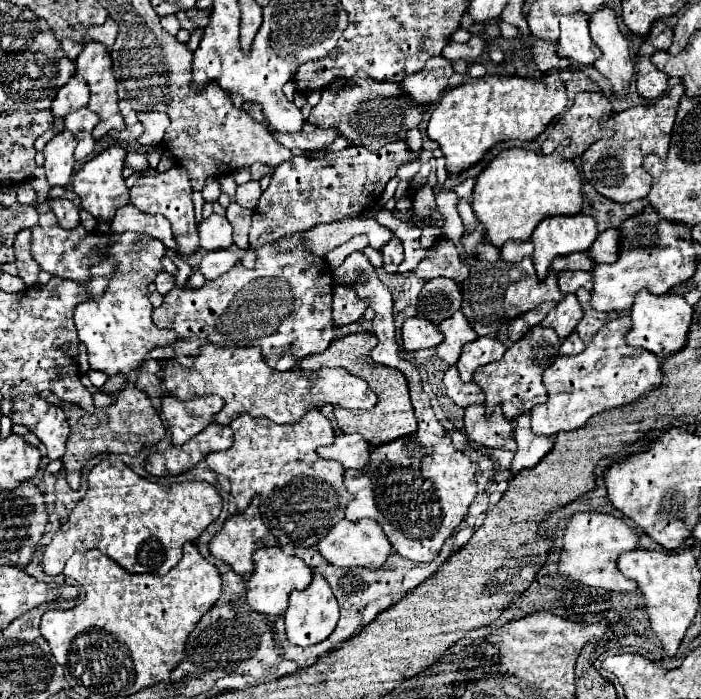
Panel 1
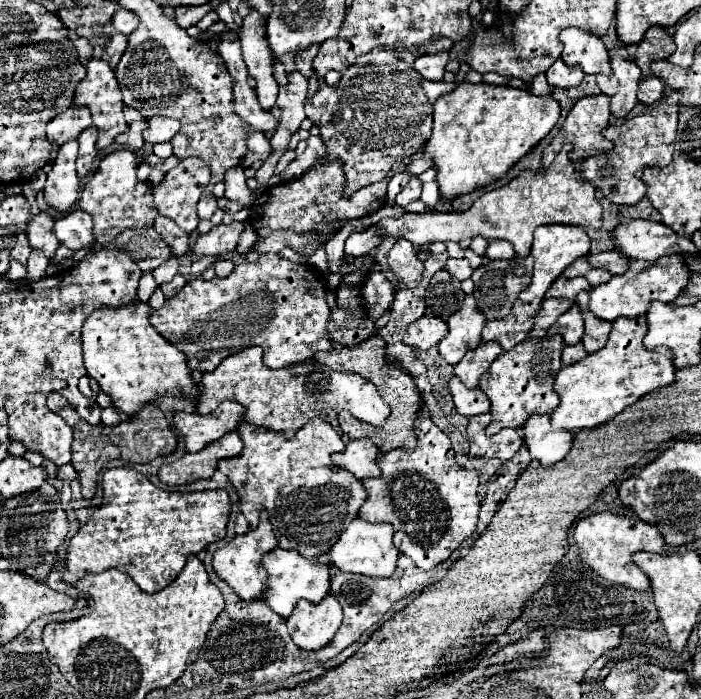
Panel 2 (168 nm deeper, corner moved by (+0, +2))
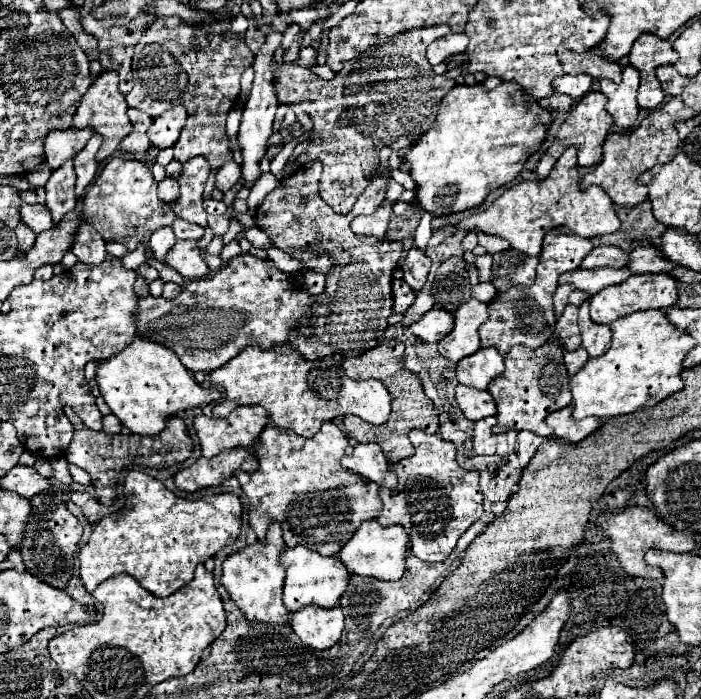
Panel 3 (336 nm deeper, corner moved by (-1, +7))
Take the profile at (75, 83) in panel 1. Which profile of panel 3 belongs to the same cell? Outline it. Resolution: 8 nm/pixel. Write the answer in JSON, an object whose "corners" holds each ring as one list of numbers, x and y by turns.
{"corners":[[66,128,66,130,50,132,50,136,46,136,46,142,44,142,48,168,56,170,66,160,74,158,84,148,84,144,90,140,92,134,94,134,92,128,82,128,82,130]]}

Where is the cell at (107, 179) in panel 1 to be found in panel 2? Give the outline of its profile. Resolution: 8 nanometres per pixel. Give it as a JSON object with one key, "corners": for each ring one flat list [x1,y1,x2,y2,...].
{"corners":[[121,149,115,153,109,153,99,169,87,177,85,189,81,191,79,207,93,217,93,231,99,245,109,245,119,233,125,229,139,229,139,227,153,227,157,209,151,195,151,183,137,179,137,167,139,159,135,153]]}

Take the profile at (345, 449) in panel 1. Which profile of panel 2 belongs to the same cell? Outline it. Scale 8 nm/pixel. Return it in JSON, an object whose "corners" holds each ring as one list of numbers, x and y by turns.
{"corners":[[369,439,349,441,345,453,333,455,333,463,341,469,351,471,357,479,381,477,381,471,377,467,377,455,379,455,379,449]]}

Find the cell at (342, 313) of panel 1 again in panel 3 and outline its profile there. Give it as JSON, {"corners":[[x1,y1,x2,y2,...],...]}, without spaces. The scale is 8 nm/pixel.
{"corners":[[400,278,392,280,392,290,394,290,394,312,404,314,406,308,414,302,414,290]]}

